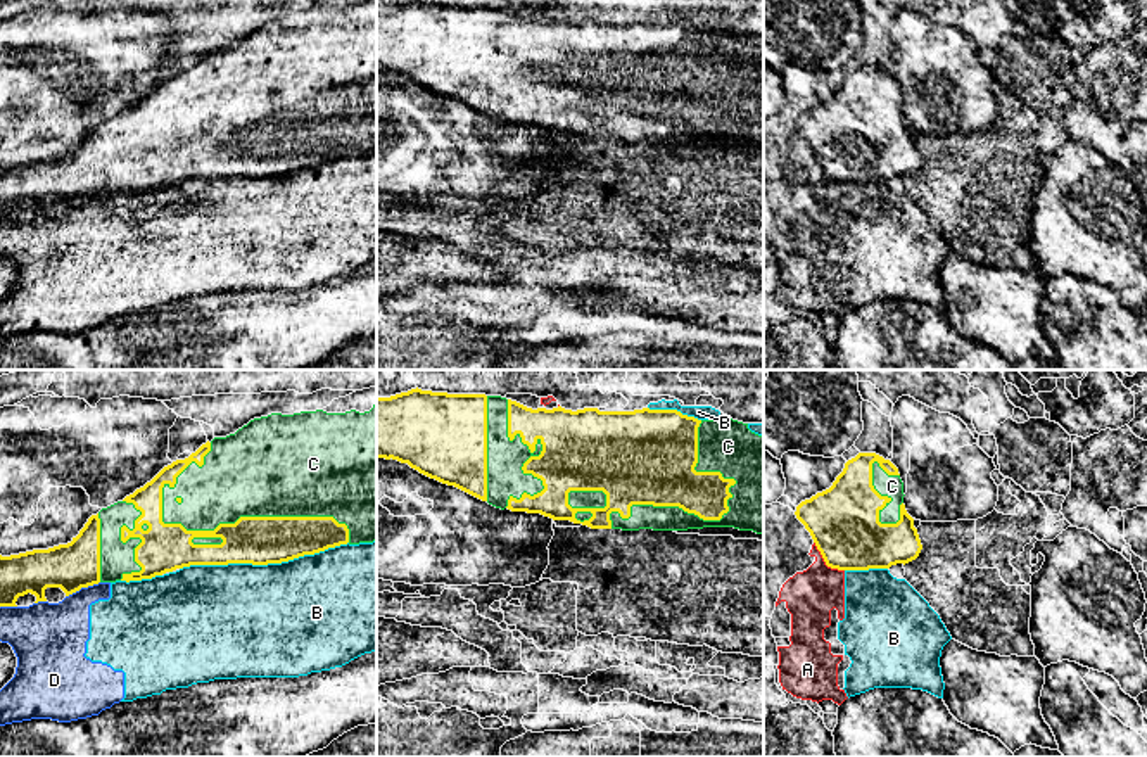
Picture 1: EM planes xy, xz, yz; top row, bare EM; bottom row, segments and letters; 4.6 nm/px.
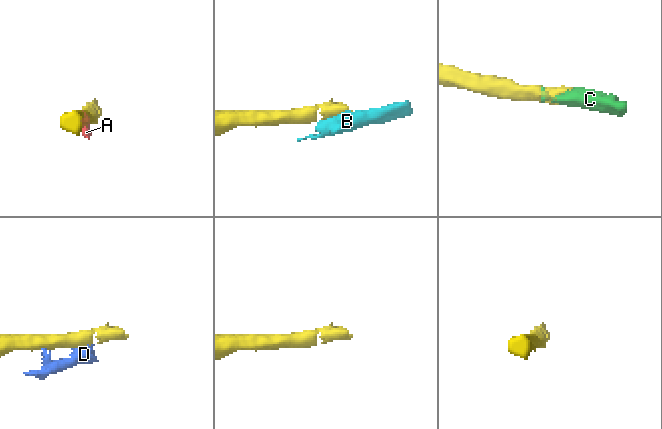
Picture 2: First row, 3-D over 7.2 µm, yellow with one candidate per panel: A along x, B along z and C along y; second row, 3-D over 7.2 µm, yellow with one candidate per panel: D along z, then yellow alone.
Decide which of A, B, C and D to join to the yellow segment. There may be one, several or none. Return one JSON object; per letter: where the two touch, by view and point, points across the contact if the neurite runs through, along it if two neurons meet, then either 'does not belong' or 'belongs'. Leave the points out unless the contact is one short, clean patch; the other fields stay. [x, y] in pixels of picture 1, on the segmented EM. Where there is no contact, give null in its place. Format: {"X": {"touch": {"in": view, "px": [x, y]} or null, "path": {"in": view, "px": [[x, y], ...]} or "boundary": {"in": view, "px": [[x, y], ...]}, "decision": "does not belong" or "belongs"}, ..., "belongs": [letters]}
{"A": {"touch": {"in": "yz", "px": [824, 560]}, "decision": "does not belong"}, "B": {"touch": {"in": "xy", "px": [263, 564]}, "decision": "does not belong"}, "C": {"touch": {"in": "xy", "px": [246, 517]}, "decision": "belongs"}, "D": {"touch": {"in": "xy", "px": [82, 586]}, "decision": "does not belong"}, "belongs": ["C"]}

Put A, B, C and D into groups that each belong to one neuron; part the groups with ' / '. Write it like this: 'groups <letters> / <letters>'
groups A B D / C

